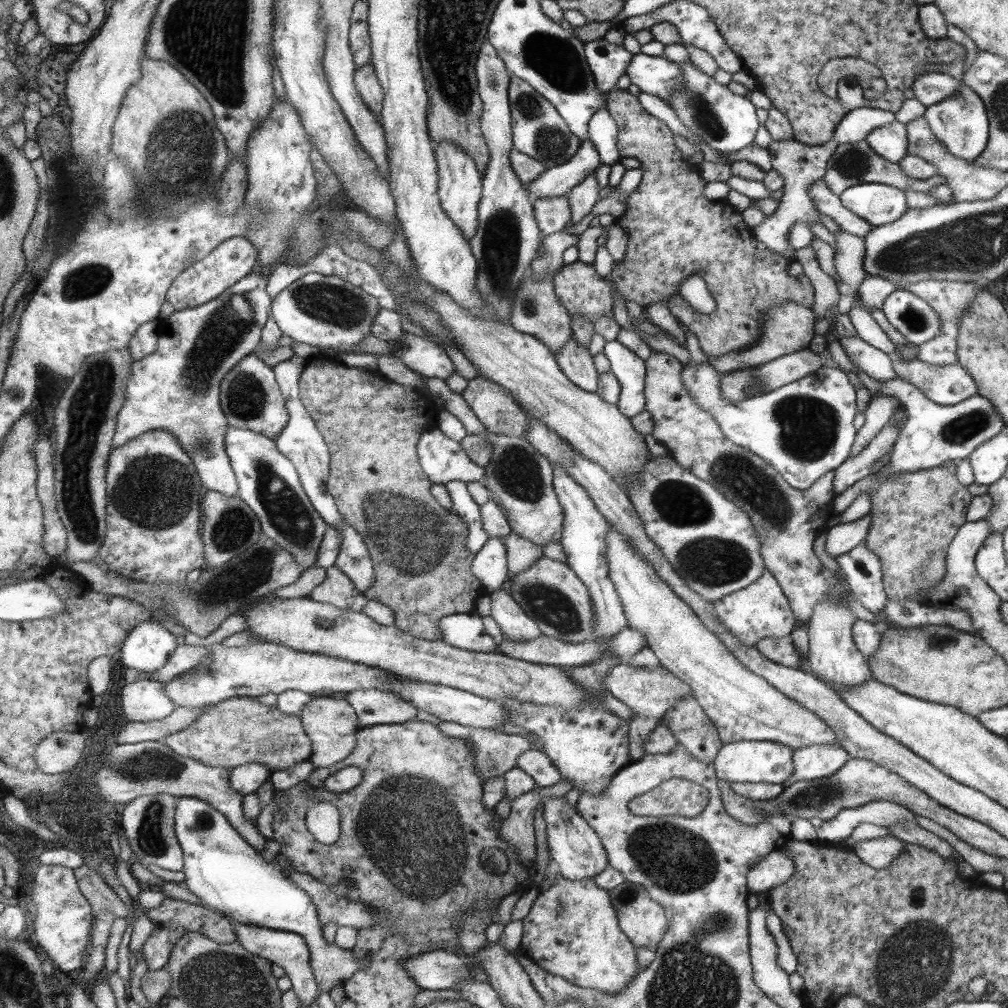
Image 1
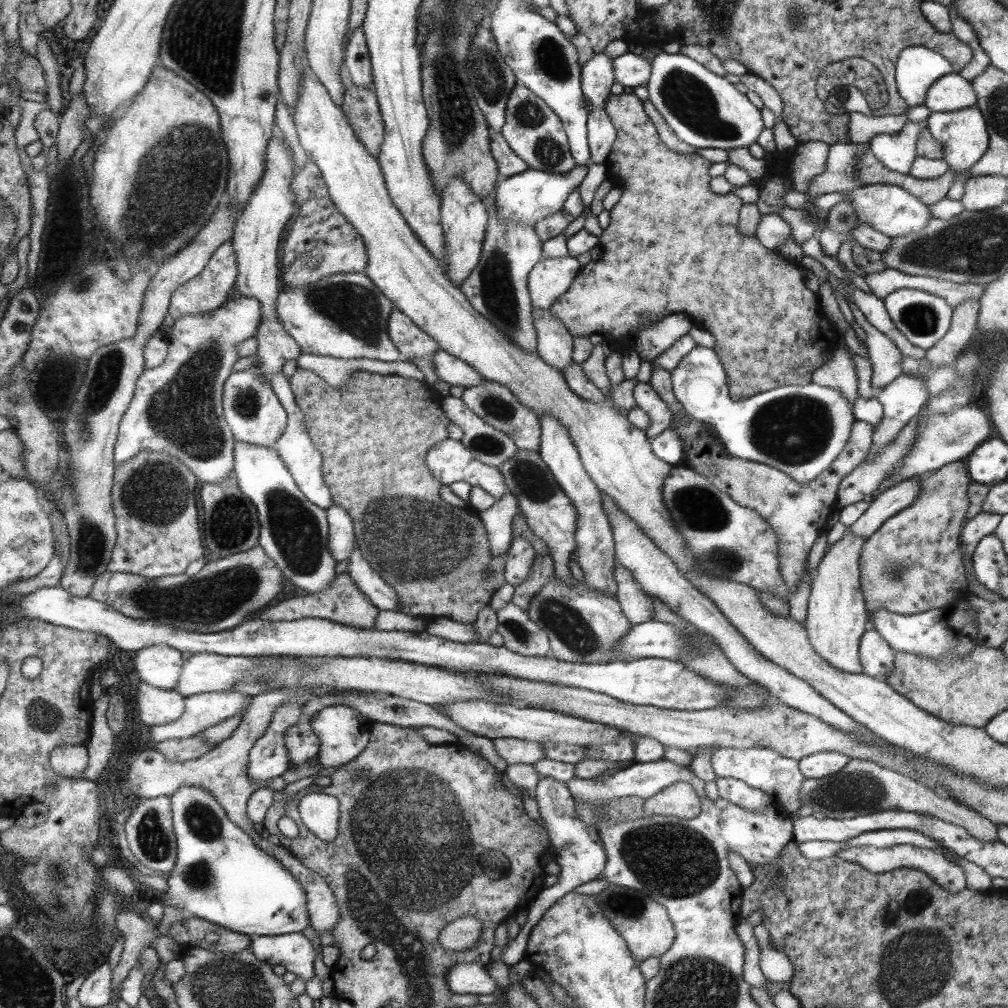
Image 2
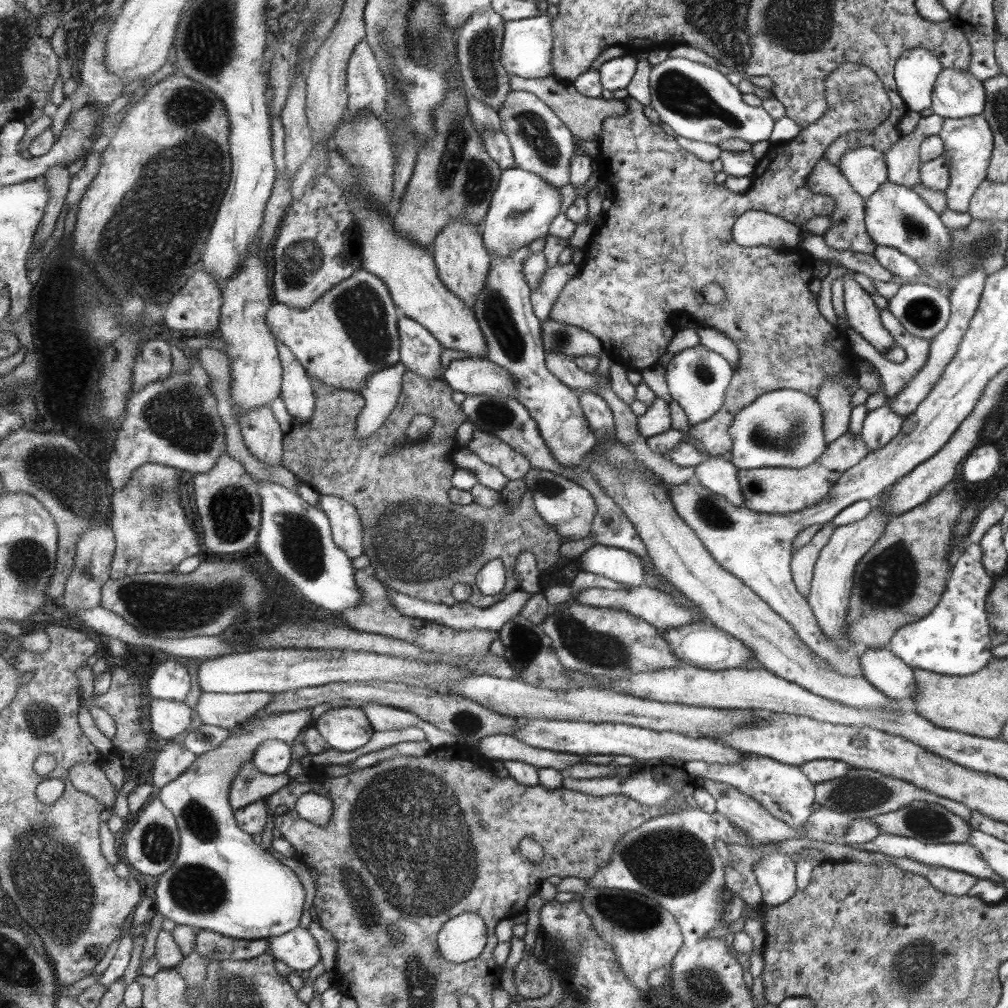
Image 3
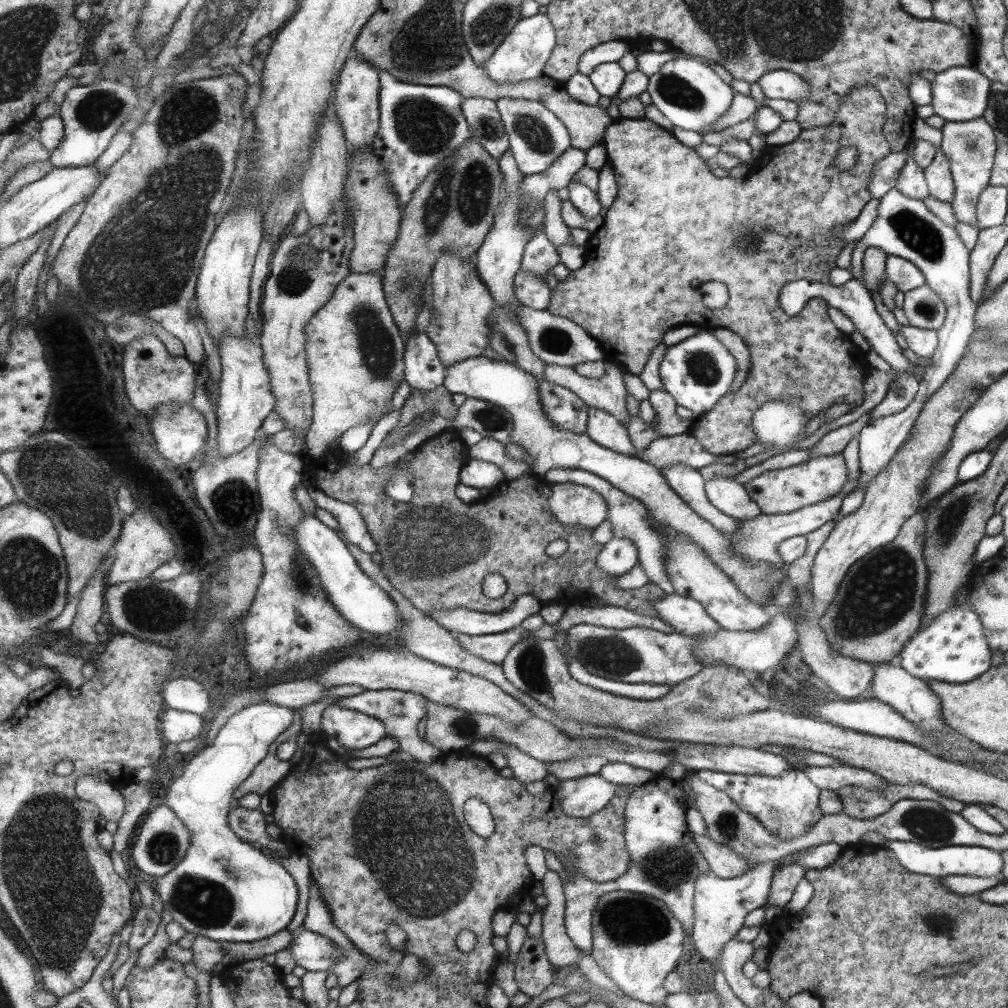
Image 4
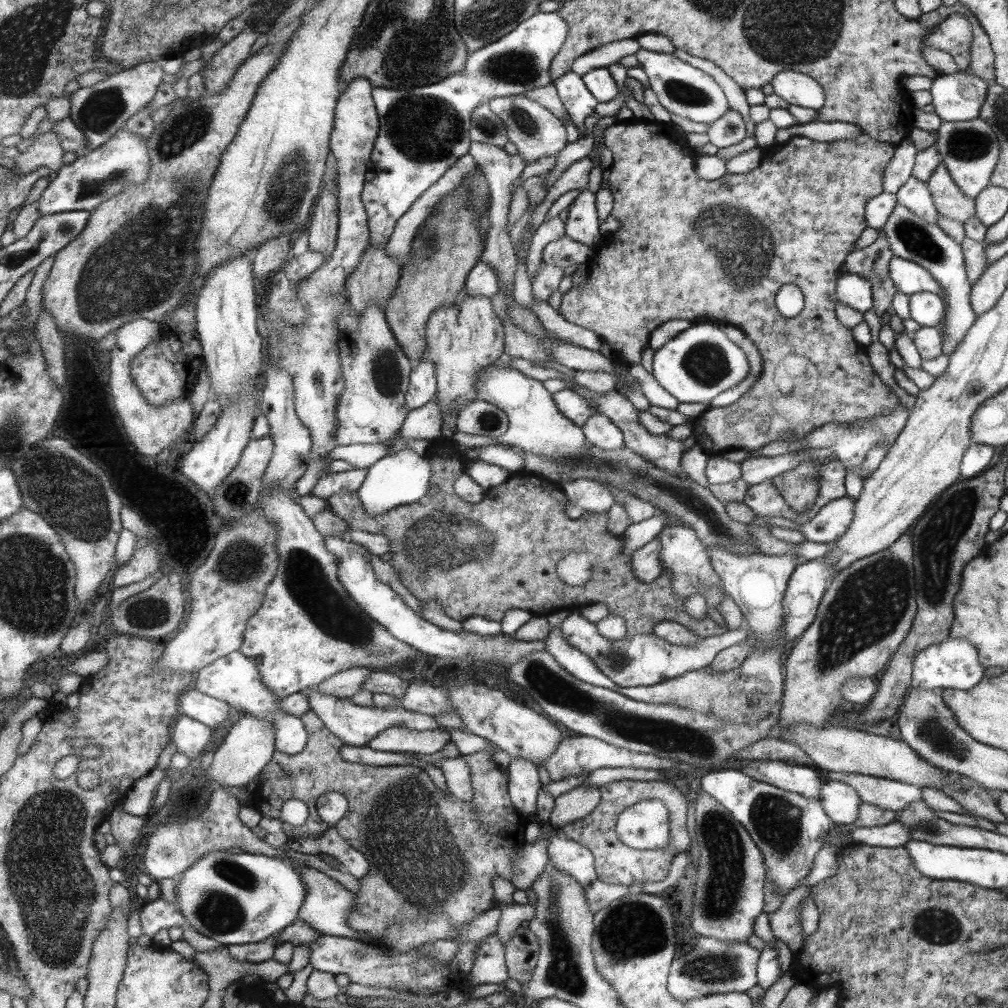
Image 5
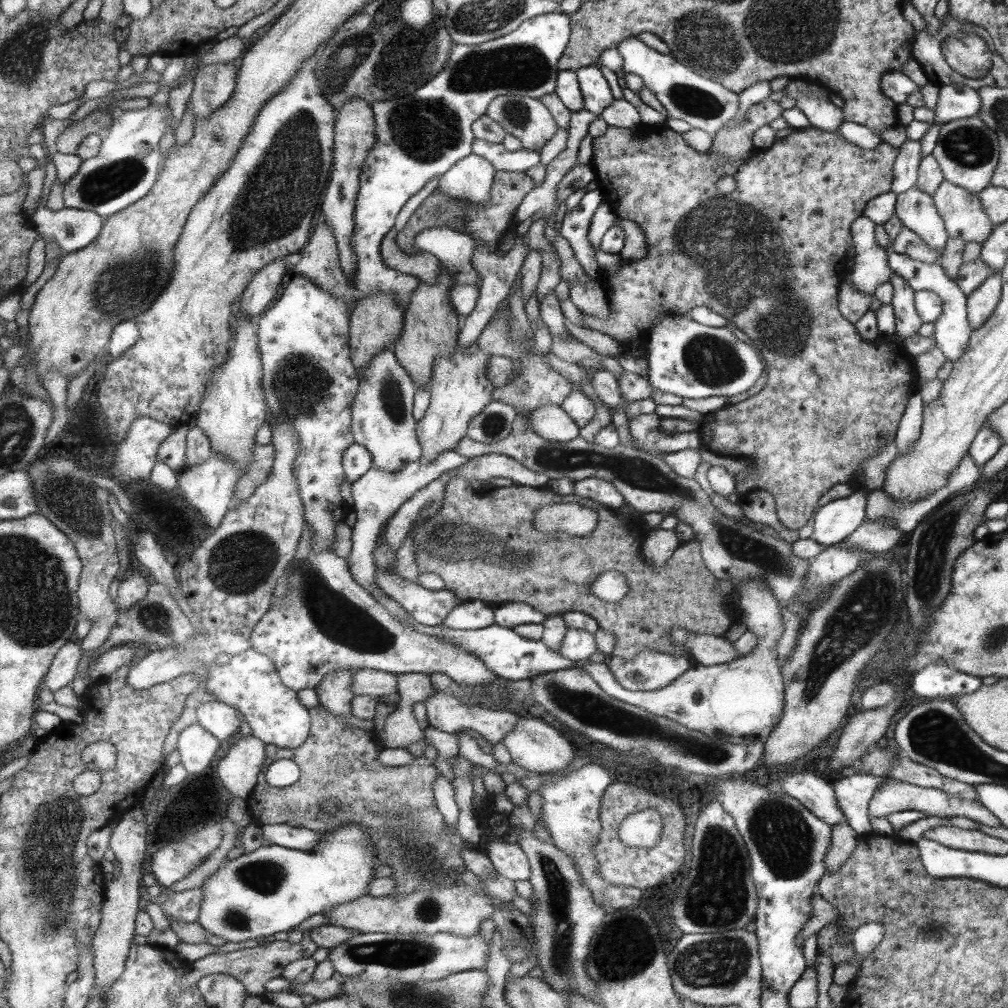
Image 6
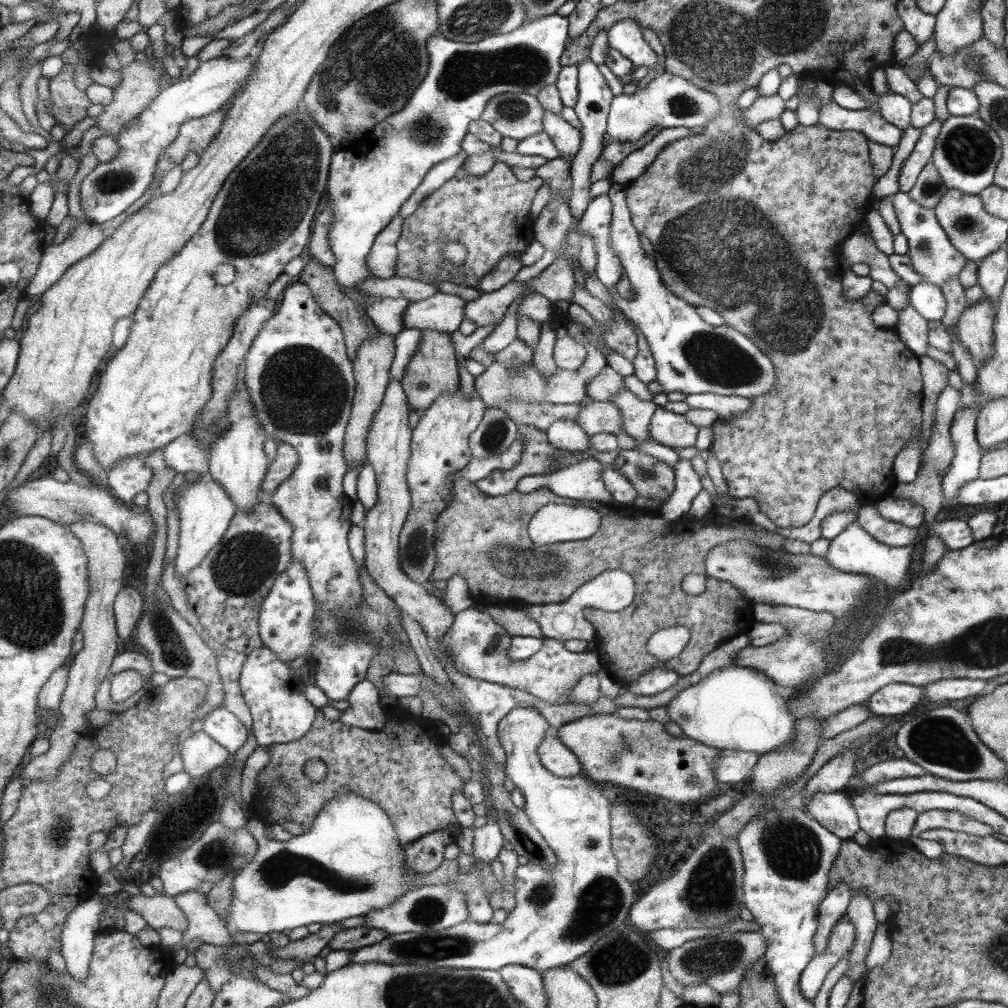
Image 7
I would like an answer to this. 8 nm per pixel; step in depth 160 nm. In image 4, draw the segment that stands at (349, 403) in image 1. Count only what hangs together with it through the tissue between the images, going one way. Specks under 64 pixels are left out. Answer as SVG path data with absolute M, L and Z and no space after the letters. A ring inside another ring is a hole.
M443 386L431 391L410 391L400 409L400 417L395 427L405 426L411 419L423 411L435 412L447 420L455 416L455 408L451 406L451 394ZM447 427L439 432L436 436L427 439L422 448L412 452L411 457L409 457L407 460L408 465L412 470L412 485L414 489L412 499L407 504L399 504L396 500L393 500L384 494L384 484L388 482L390 476L392 475L392 470L394 469L392 468L392 465L391 467L389 467L389 465L385 465L379 469L375 469L369 468L368 464L364 464L363 466L348 464L349 454L345 453L344 450L341 450L339 446L339 439L333 441L333 444L331 444L329 450L326 451L321 457L307 458L302 455L303 459L305 460L305 480L308 479L309 482L311 482L311 486L318 491L323 492L323 494L326 494L335 500L352 504L360 512L361 518L366 524L367 532L371 535L373 542L376 544L376 551L381 555L381 564L379 566L381 567L383 574L388 578L387 580L389 584L391 584L395 590L401 593L417 610L420 610L425 614L428 614L430 610L441 610L442 608L445 610L453 610L454 608L459 608L460 606L468 608L469 610L486 612L487 614L499 614L501 611L507 610L509 607L511 607L521 595L529 595L533 598L536 598L542 605L546 603L557 603L559 605L563 604L564 606L571 605L573 603L575 605L580 605L582 603L590 603L591 601L599 599L605 601L605 605L625 608L631 612L634 612L635 614L638 614L639 616L656 616L656 610L653 608L652 602L665 596L663 590L660 590L655 584L651 583L645 584L643 587L633 590L615 588L615 586L613 586L613 581L615 581L616 577L611 576L609 573L601 570L596 565L597 555L599 552L601 552L601 549L604 546L592 539L592 529L578 527L577 525L564 525L553 516L553 513L548 507L550 486L544 477L530 473L519 476L519 478L516 478L515 480L502 480L496 485L497 491L491 492L491 496L489 496L489 501L487 504L479 504L477 502L465 504L464 501L461 501L456 496L455 490L456 484L460 480L461 467L468 460L468 448L460 440L458 433L459 432L456 429ZM557 538L559 538L559 540L565 540L567 543L566 551L555 558L545 555L543 552L545 546L547 546L547 544L549 544L549 542L551 542L553 539L557 540ZM573 554L575 554L573 572L575 572L575 580L577 580L577 584L575 584L575 600L573 600L573 588L571 588L571 560L573 560ZM488 574L499 574L499 576L503 578L503 581L505 581L506 594L501 596L500 599L490 599L482 594L481 583L483 583L483 579Z

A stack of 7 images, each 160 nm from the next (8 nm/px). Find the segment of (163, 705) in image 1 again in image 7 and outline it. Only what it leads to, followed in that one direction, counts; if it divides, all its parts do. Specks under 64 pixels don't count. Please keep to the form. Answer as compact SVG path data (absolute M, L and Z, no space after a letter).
M195 731L191 737L183 741L179 754L182 769L190 777L199 777L211 770L219 768L231 760L228 749L217 744L207 733Z

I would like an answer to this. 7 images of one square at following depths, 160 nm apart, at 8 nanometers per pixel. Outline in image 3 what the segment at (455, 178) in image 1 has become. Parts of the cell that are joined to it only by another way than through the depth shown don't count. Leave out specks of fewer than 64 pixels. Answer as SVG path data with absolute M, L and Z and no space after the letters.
M452 220L427 248L435 261L439 279L471 310L475 306L473 301L487 282L491 263L482 235L477 233L476 227L477 225L464 220Z

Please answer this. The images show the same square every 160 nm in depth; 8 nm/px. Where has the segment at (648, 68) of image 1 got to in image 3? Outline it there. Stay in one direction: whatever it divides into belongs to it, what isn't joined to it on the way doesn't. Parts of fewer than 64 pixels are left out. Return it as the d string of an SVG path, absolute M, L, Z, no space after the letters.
M628 53L604 62L599 68L602 87L610 91L625 88L635 72L637 61L635 54Z

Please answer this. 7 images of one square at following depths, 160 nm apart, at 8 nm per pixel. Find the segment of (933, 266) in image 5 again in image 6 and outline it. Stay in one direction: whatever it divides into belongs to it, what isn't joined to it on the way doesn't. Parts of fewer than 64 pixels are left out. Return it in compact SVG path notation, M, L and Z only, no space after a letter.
M904 226L890 242L889 249L916 261L923 261L929 264L940 262L941 252L938 252L936 248L929 248L922 237L917 236L912 229Z

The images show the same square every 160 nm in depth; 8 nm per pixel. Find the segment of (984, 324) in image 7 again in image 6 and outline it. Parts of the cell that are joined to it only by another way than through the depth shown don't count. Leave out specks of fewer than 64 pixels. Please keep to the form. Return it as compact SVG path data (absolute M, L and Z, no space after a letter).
M1000 271L992 272L969 296L966 296L966 318L969 327L981 327L996 308L1000 300Z

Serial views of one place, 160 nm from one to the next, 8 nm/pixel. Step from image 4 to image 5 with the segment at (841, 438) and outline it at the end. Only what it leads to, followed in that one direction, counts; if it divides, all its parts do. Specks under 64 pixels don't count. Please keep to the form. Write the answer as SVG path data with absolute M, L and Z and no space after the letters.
M809 449L806 452L795 452L775 455L772 457L751 457L739 463L740 478L748 486L761 484L764 480L773 479L782 472L793 468L796 464L807 459L824 459L832 454L829 449Z

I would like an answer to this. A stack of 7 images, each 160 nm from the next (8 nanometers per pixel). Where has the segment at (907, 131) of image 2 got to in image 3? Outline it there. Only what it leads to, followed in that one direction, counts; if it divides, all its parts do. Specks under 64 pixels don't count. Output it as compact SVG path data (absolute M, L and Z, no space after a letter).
M936 114L920 117L915 128L900 139L889 150L883 150L888 167L888 181L912 188L920 182L920 144L929 135L936 135L944 124L944 119Z

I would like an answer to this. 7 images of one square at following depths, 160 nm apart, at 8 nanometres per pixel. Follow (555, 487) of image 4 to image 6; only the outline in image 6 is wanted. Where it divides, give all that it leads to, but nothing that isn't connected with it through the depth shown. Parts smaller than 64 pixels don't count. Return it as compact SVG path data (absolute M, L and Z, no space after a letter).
M589 477L574 481L574 492L577 496L591 499L607 509L617 510L626 504L624 496L608 481L602 478Z

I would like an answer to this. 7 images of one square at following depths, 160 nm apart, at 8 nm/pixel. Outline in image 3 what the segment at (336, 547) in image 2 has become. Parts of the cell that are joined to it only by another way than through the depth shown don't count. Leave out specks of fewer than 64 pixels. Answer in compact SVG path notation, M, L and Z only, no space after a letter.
M318 494L318 508L328 517L332 539L350 558L363 554L362 524L357 509L338 496Z

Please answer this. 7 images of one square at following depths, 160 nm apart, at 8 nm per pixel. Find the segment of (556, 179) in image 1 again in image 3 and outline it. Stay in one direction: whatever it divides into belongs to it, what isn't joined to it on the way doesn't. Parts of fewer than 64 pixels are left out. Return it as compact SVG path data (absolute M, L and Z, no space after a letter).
M515 166L501 172L499 186L492 195L491 206L483 220L482 239L490 260L507 258L521 246L548 235L552 220L559 215L559 189L541 180L536 173Z

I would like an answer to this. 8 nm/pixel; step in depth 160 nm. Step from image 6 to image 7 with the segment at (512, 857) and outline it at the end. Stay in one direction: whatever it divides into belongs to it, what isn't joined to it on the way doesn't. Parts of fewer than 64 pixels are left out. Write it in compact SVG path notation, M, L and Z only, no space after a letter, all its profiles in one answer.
M529 705L514 706L496 726L496 737L503 749L506 777L517 787L525 801L524 814L529 823L540 832L549 849L555 854L554 867L542 869L535 863L519 865L514 872L513 895L515 906L502 924L477 924L476 921L459 922L439 931L403 932L390 934L379 943L352 951L350 963L380 962L387 964L414 964L425 967L474 968L498 970L505 965L518 964L543 972L546 968L560 967L583 956L602 936L616 931L628 919L632 906L631 884L619 873L615 854L611 854L611 813L609 802L597 787L582 776L558 777L540 763L537 753L541 741L550 734L545 717Z

